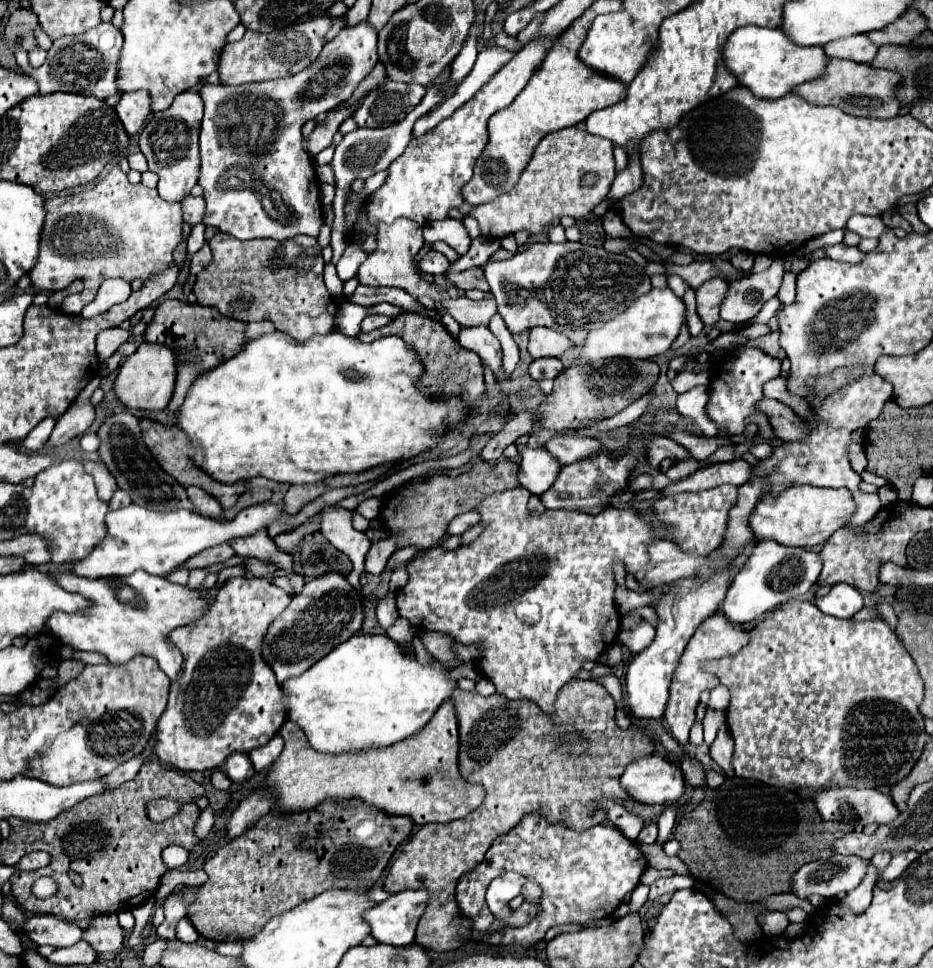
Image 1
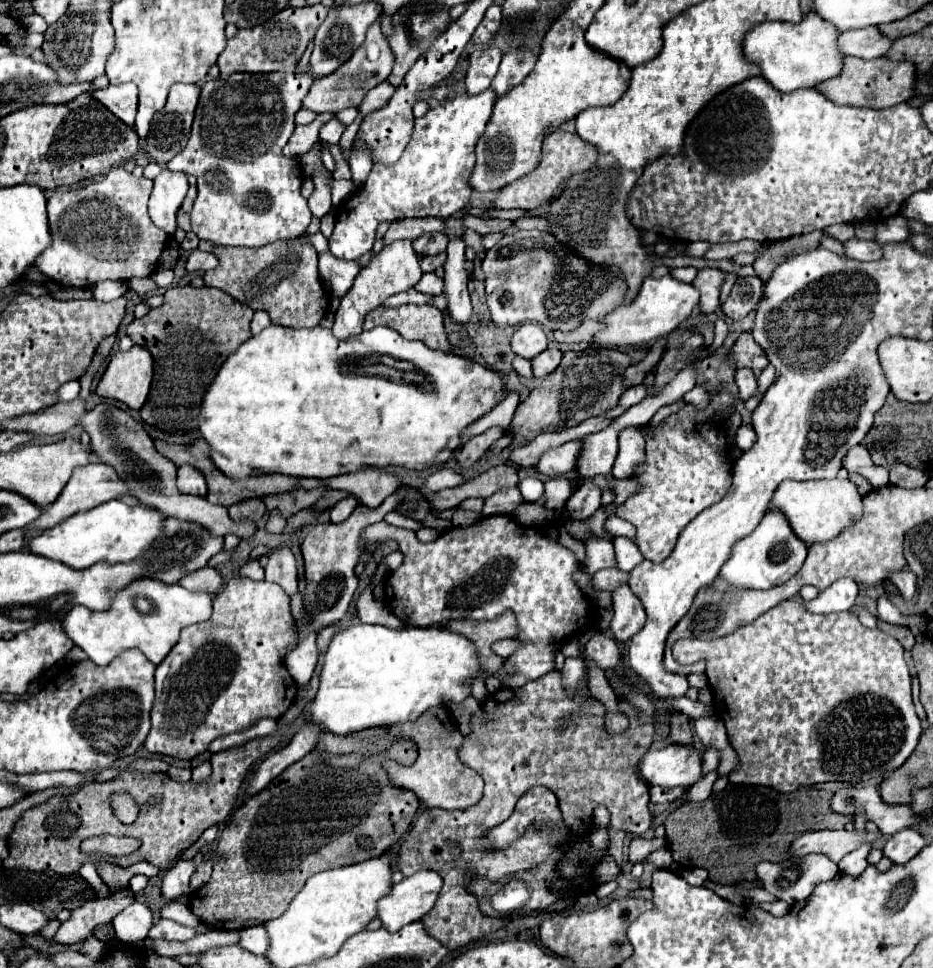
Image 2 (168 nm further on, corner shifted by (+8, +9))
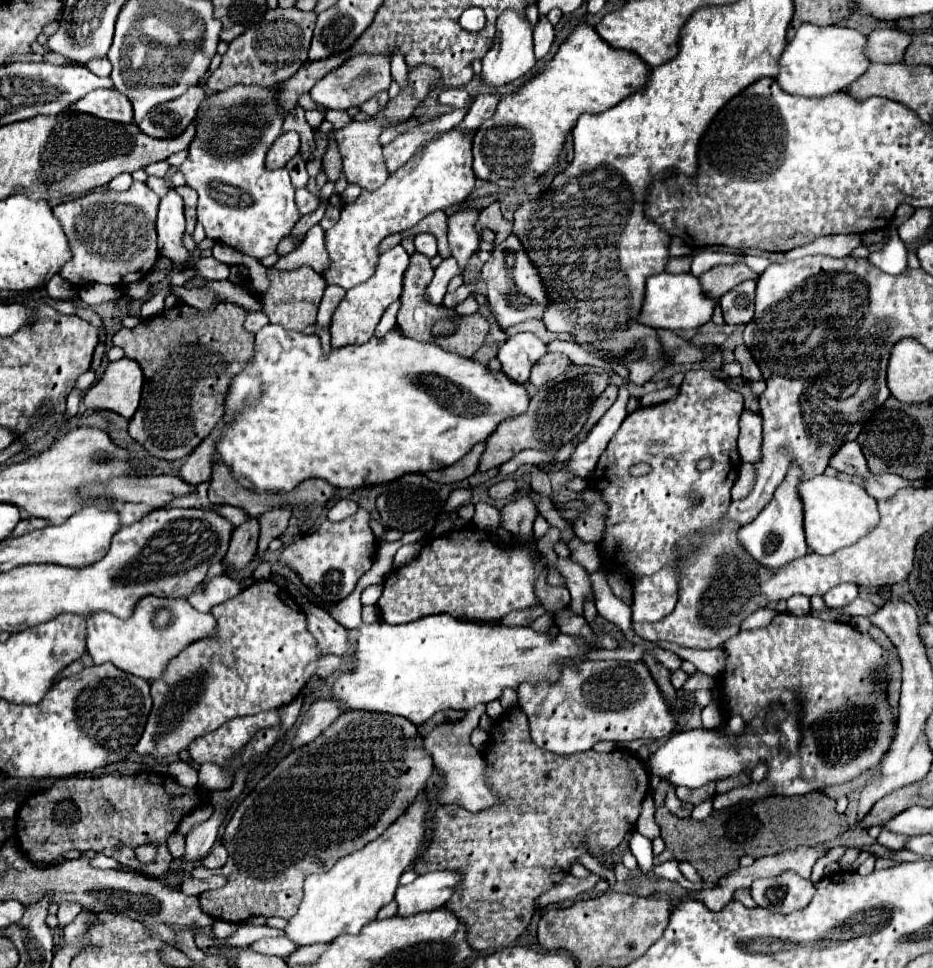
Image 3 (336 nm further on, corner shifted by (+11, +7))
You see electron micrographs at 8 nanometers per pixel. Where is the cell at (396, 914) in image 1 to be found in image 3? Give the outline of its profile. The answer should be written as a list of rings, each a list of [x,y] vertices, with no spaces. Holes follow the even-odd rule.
[[[432,871],[420,875],[410,885],[400,885],[396,889],[398,915],[408,917],[446,905],[458,883],[460,875],[456,871]]]

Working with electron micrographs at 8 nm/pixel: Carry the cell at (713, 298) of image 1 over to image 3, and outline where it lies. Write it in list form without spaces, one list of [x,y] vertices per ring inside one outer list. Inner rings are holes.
[[[746,263],[734,265],[716,265],[700,275],[700,283],[708,295],[720,299],[732,287],[740,285],[746,279],[756,279],[756,273]]]

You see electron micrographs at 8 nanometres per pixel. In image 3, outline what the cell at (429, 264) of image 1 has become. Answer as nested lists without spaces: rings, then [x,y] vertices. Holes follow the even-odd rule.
[[[420,233],[416,235],[414,239],[414,245],[420,253],[424,253],[426,257],[434,257],[438,251],[436,251],[436,237],[432,237],[430,233]]]

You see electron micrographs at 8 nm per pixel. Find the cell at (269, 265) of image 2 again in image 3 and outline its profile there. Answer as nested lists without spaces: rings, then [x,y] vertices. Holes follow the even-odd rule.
[[[302,265],[296,271],[278,271],[278,269],[266,269],[270,277],[270,287],[266,293],[260,295],[260,301],[264,303],[262,313],[268,315],[270,323],[282,325],[284,329],[292,331],[304,331],[308,325],[316,323],[318,305],[322,301],[322,293],[326,289],[326,281],[322,275],[318,275],[312,267]]]

